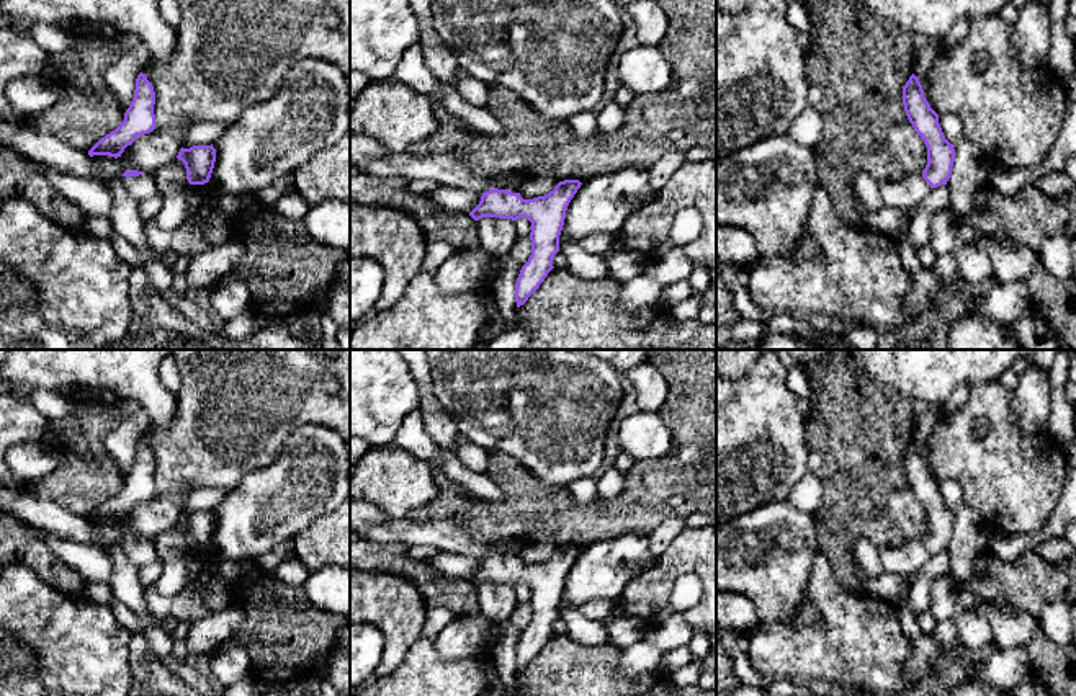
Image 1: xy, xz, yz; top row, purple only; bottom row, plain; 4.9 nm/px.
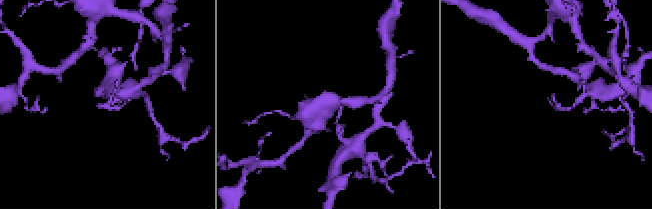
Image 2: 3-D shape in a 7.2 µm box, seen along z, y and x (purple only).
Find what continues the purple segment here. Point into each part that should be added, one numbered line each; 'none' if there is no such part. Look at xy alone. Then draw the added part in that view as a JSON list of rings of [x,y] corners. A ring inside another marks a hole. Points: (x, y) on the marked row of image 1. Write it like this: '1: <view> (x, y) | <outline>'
1: xy (141, 187) | [[[142,173],[139,176],[121,176],[123,186],[136,199],[142,201],[157,194],[157,186],[152,173]]]

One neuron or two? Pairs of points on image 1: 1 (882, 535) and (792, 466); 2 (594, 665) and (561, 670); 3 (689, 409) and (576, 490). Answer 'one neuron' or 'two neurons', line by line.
1: two neurons
2: one neuron
3: two neurons

